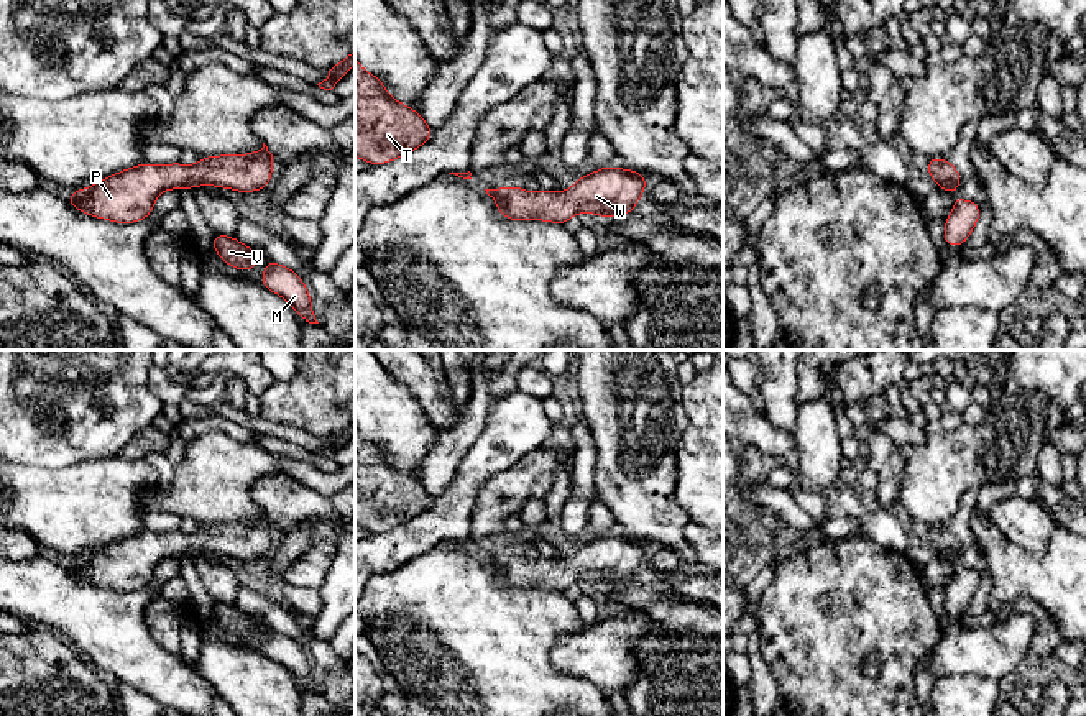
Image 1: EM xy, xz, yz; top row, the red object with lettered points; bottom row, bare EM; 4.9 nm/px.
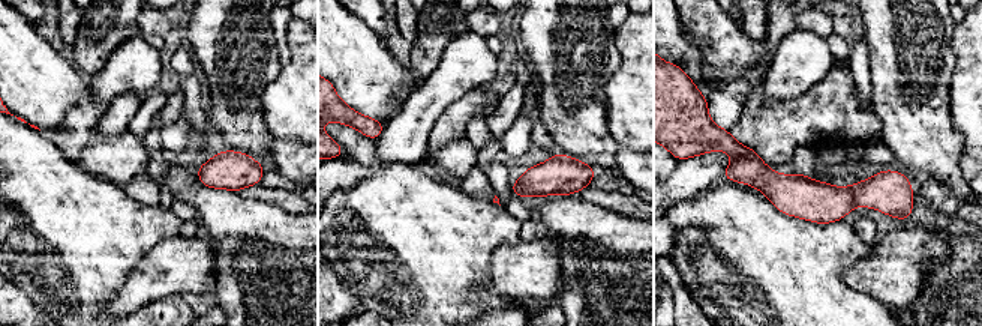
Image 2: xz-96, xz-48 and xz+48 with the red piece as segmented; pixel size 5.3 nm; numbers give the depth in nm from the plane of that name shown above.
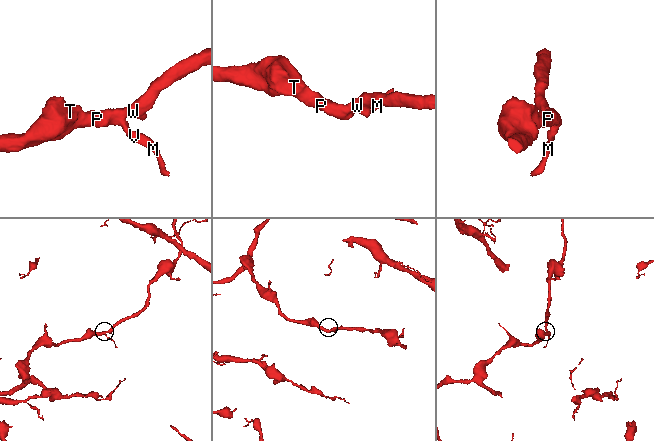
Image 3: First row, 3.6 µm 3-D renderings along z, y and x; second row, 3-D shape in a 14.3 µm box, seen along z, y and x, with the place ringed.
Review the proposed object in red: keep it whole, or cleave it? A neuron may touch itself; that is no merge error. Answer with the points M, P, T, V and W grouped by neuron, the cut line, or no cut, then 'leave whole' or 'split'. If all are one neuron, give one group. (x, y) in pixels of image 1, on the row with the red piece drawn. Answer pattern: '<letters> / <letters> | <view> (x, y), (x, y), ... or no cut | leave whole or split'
M P T V W | no cut | leave whole

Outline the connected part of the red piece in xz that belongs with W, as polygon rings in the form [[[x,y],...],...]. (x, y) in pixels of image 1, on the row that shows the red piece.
[[[613,166],[588,176],[578,176],[573,187],[559,194],[552,191],[526,192],[522,187],[485,189],[495,199],[503,217],[511,220],[549,220],[564,225],[578,212],[613,219],[633,214],[634,204],[644,194],[644,174]]]

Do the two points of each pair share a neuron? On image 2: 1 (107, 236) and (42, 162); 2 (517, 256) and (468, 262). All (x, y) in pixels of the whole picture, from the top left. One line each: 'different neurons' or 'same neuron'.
1: same neuron
2: different neurons

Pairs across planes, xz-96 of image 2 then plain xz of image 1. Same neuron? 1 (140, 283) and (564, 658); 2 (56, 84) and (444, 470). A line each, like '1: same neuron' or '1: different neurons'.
1: same neuron
2: different neurons

